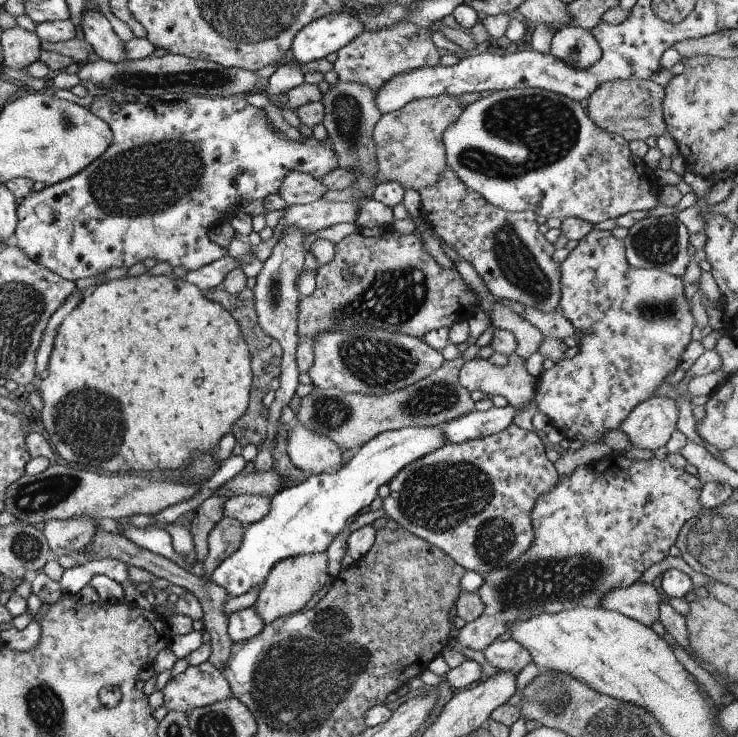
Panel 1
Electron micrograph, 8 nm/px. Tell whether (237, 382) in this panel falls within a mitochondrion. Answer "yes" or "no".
no

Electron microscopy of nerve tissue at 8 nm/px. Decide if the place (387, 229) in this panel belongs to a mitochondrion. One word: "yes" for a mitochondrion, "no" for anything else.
no

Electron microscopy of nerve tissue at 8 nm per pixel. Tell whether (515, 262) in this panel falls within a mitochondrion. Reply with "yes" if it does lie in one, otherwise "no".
yes

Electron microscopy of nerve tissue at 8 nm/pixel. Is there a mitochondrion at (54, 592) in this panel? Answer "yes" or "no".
no

